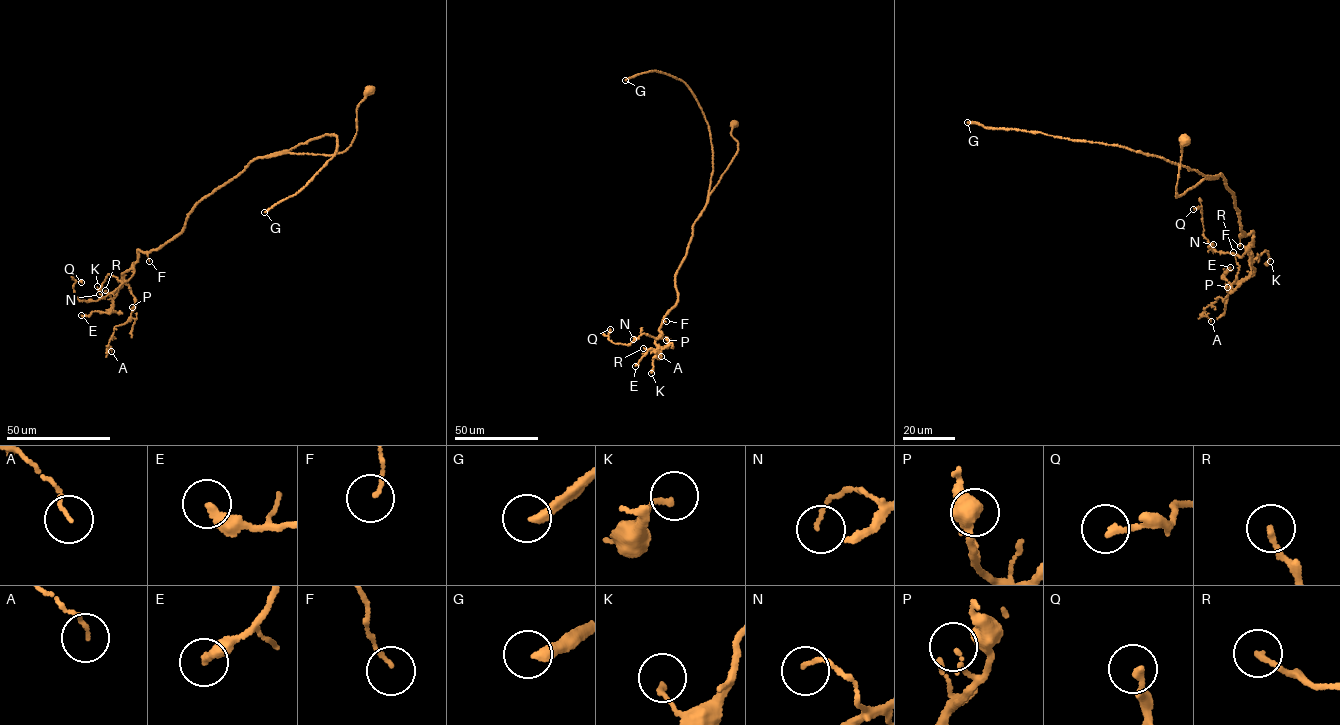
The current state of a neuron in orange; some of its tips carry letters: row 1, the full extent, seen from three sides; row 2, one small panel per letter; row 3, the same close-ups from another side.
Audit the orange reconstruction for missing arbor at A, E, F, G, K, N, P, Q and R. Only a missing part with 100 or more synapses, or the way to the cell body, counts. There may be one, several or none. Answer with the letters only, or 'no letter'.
G

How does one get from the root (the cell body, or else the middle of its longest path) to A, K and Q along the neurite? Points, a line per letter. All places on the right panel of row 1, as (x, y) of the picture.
A: (1184, 139), (1175, 196), (1221, 175), (1239, 235), (1253, 232), (1250, 276), (1204, 309), (1211, 321)
K: (1184, 139), (1175, 196), (1221, 175), (1239, 235), (1253, 232), (1250, 261), (1265, 251), (1270, 261)
Q: (1184, 139), (1175, 196), (1221, 175), (1252, 245), (1241, 257), (1210, 249), (1193, 209)

